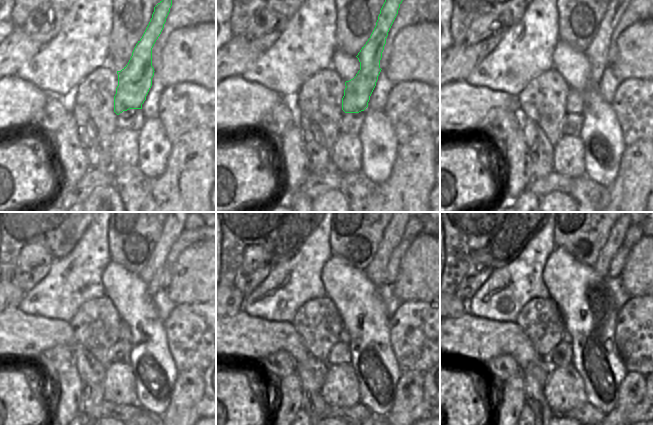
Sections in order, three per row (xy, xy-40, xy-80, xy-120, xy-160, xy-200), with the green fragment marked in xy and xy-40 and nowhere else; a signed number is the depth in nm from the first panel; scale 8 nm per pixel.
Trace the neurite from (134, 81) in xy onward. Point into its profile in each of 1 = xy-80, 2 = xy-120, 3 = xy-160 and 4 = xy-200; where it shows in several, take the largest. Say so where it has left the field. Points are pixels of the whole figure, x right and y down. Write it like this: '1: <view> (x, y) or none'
1: xy-80 (597, 52)
2: xy-120 (152, 273)
3: xy-160 (376, 271)
4: xy-200 (615, 240)

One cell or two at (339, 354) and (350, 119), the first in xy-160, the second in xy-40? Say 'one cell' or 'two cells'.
one cell

